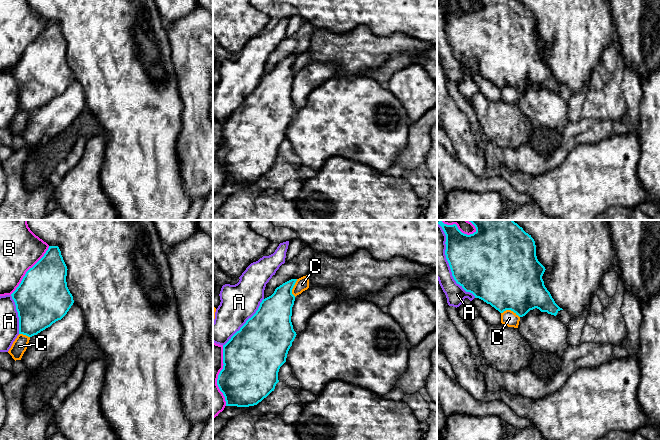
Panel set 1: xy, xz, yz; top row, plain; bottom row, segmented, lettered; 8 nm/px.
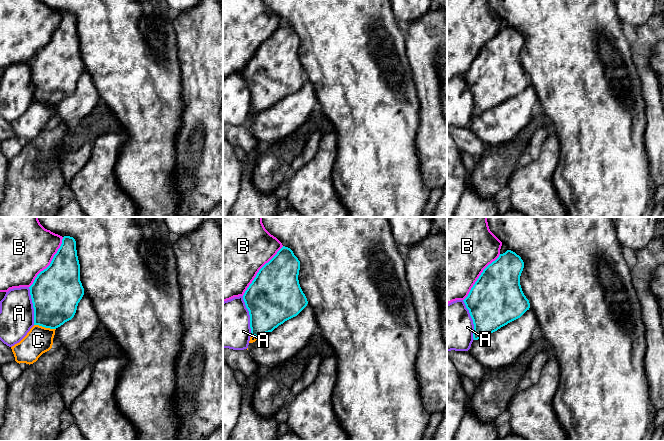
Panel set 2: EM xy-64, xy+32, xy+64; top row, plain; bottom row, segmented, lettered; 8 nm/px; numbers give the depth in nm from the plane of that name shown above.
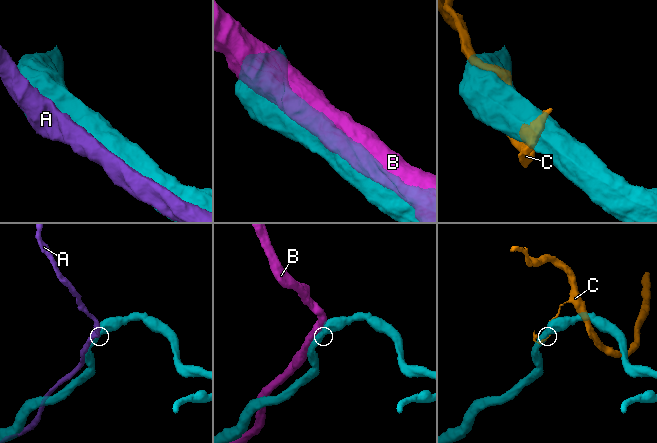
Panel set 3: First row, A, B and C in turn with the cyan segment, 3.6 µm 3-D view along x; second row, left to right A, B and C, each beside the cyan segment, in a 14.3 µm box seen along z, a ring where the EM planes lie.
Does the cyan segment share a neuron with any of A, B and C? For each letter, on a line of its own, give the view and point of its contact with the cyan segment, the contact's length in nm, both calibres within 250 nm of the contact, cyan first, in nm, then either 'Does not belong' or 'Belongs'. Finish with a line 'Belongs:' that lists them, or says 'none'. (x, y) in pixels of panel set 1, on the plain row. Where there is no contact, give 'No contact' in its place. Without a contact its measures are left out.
A: Touches cyan at xz (246, 98). Shared border 500 nm. Thickness 440 nm (cyan) against 300 nm. Does not belong
B: Touches cyan at xy (28, 46). Shared border 500 nm. Thickness 420 nm (cyan) against 340 nm. Does not belong
C: Touches cyan at yz (510, 85). Shared border 160 nm. Thickness 500 nm (cyan) against 120 nm. Does not belong
Belongs: none

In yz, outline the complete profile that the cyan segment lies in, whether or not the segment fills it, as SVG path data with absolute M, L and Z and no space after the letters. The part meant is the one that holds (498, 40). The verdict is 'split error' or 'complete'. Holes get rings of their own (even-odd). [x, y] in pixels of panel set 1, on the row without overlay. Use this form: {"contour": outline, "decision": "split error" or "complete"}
{"contour": "M456 0L439 1L446 11L445 31L452 52L456 59L466 68L470 68L475 74L490 80L500 89L511 86L519 93L525 92L530 86L535 84L554 92L560 86L563 86L555 79L544 61L542 52L546 45L537 35L534 15L518 0L473 0L476 7L470 11L462 9Z", "decision": "complete"}

